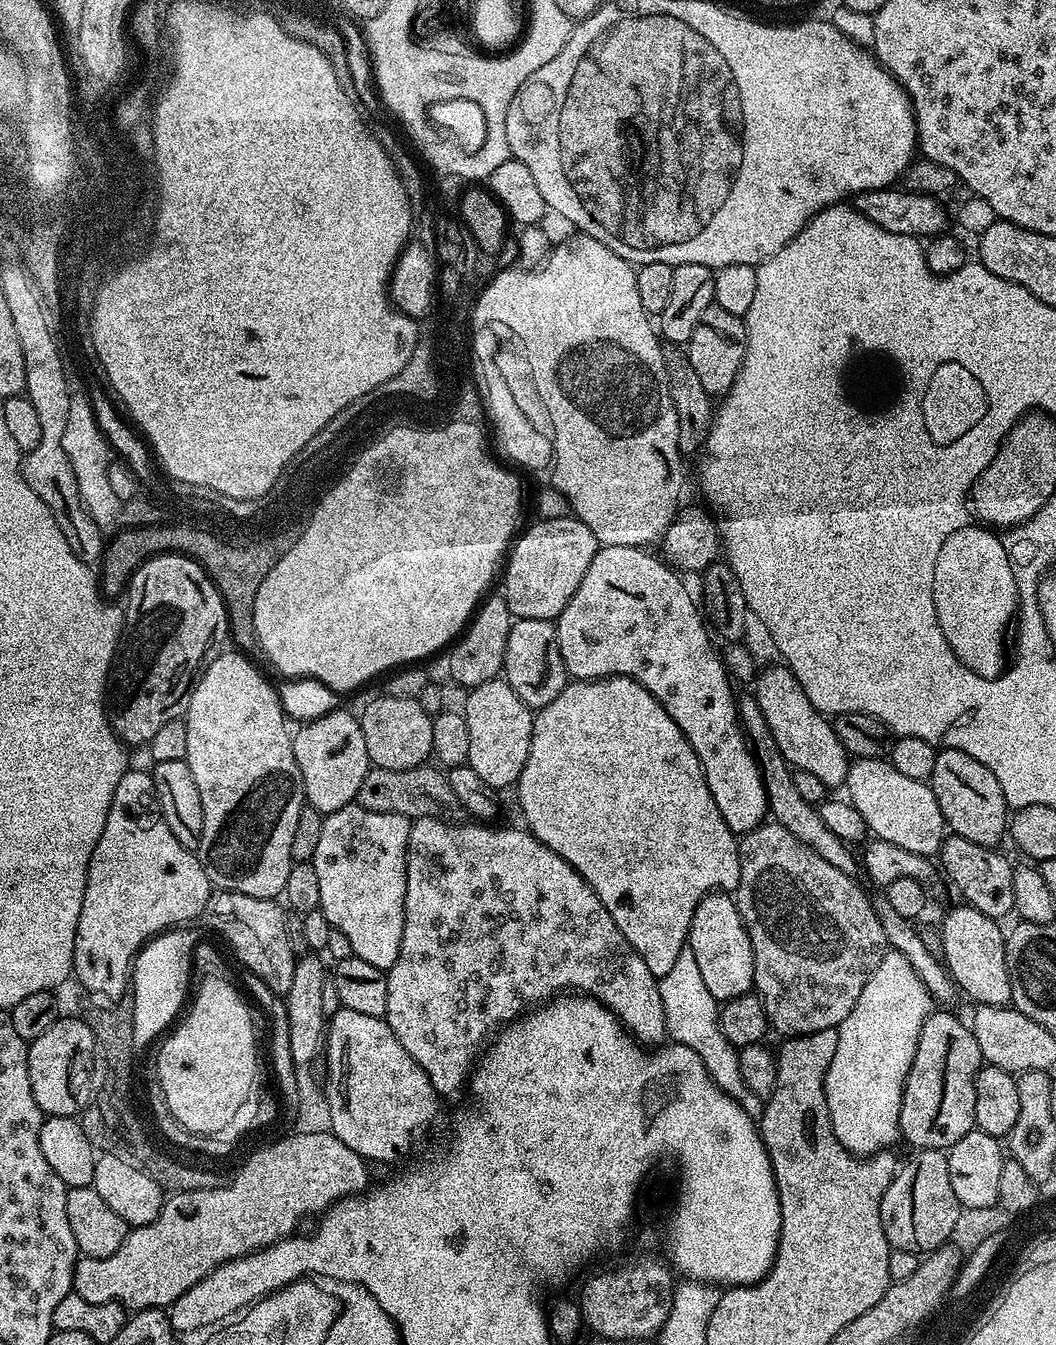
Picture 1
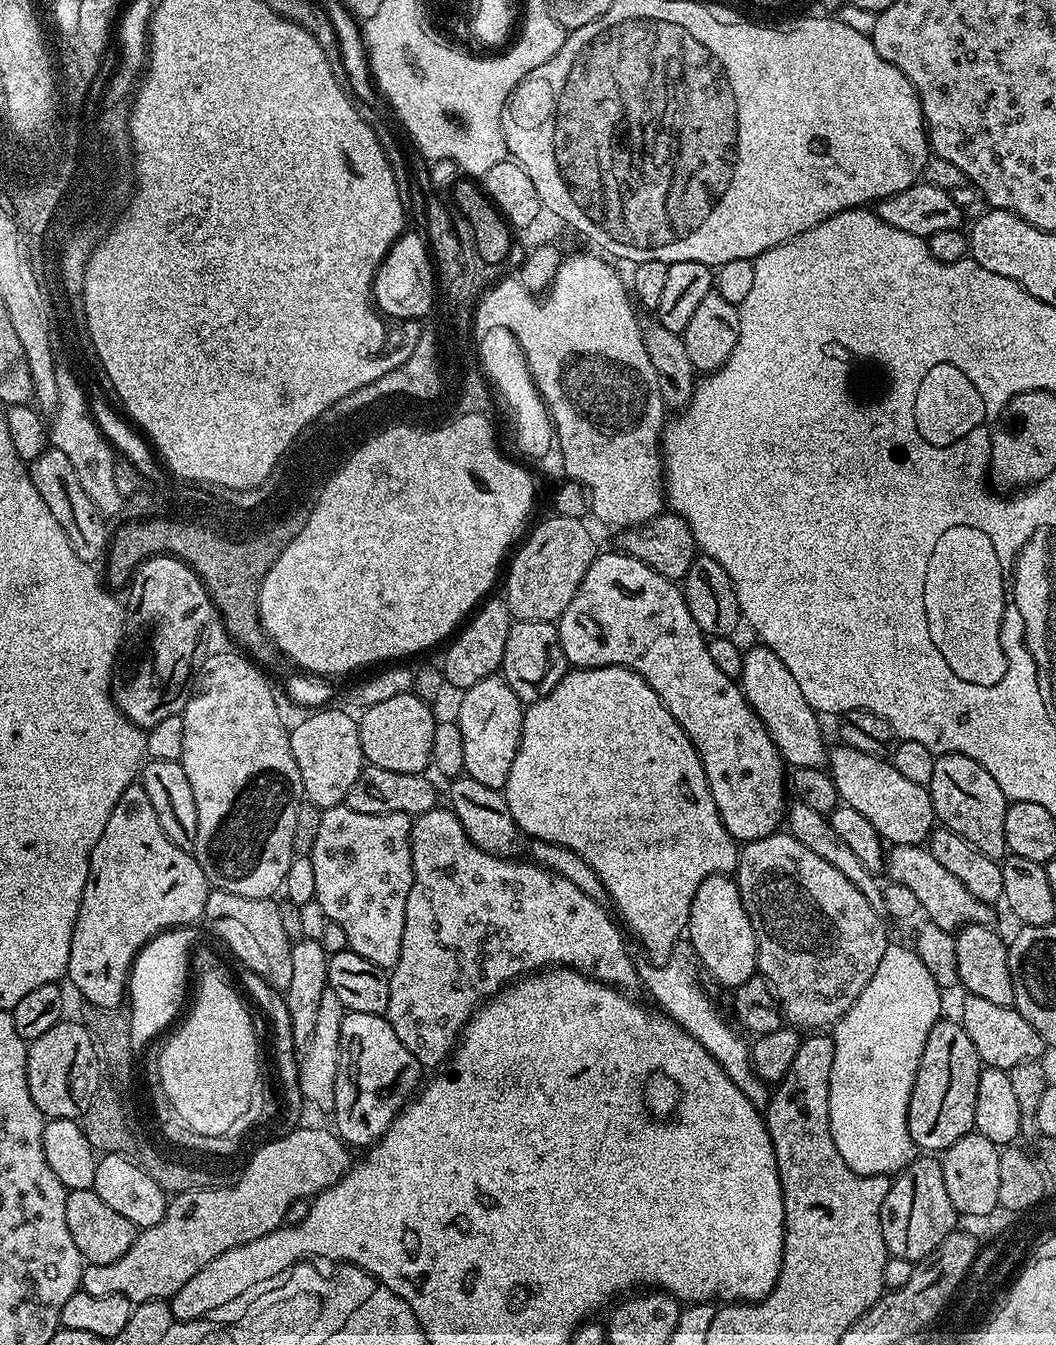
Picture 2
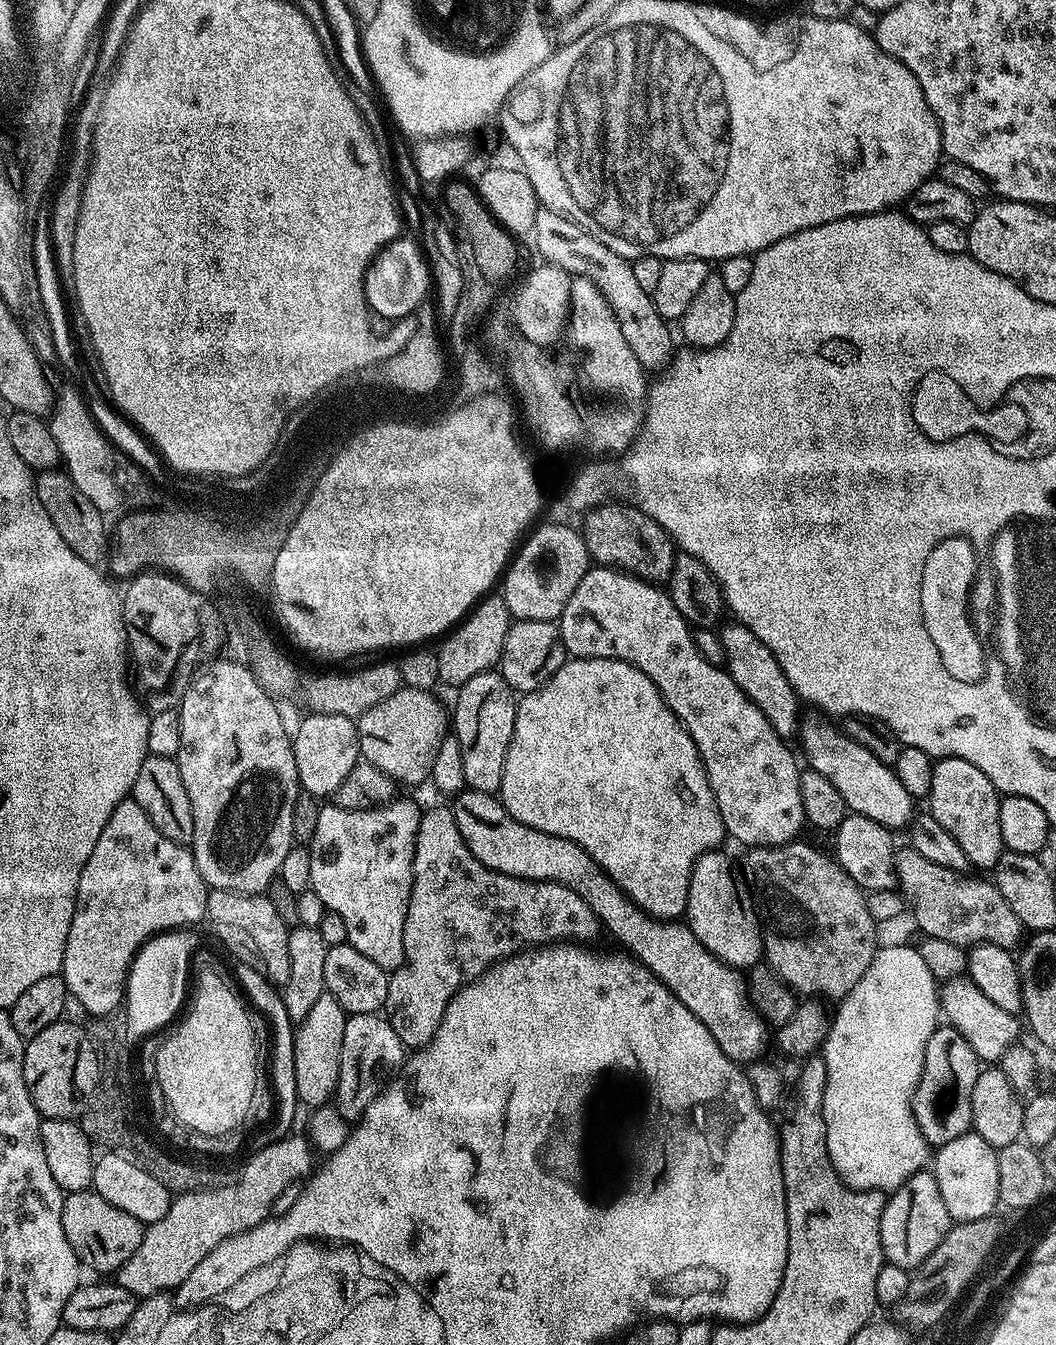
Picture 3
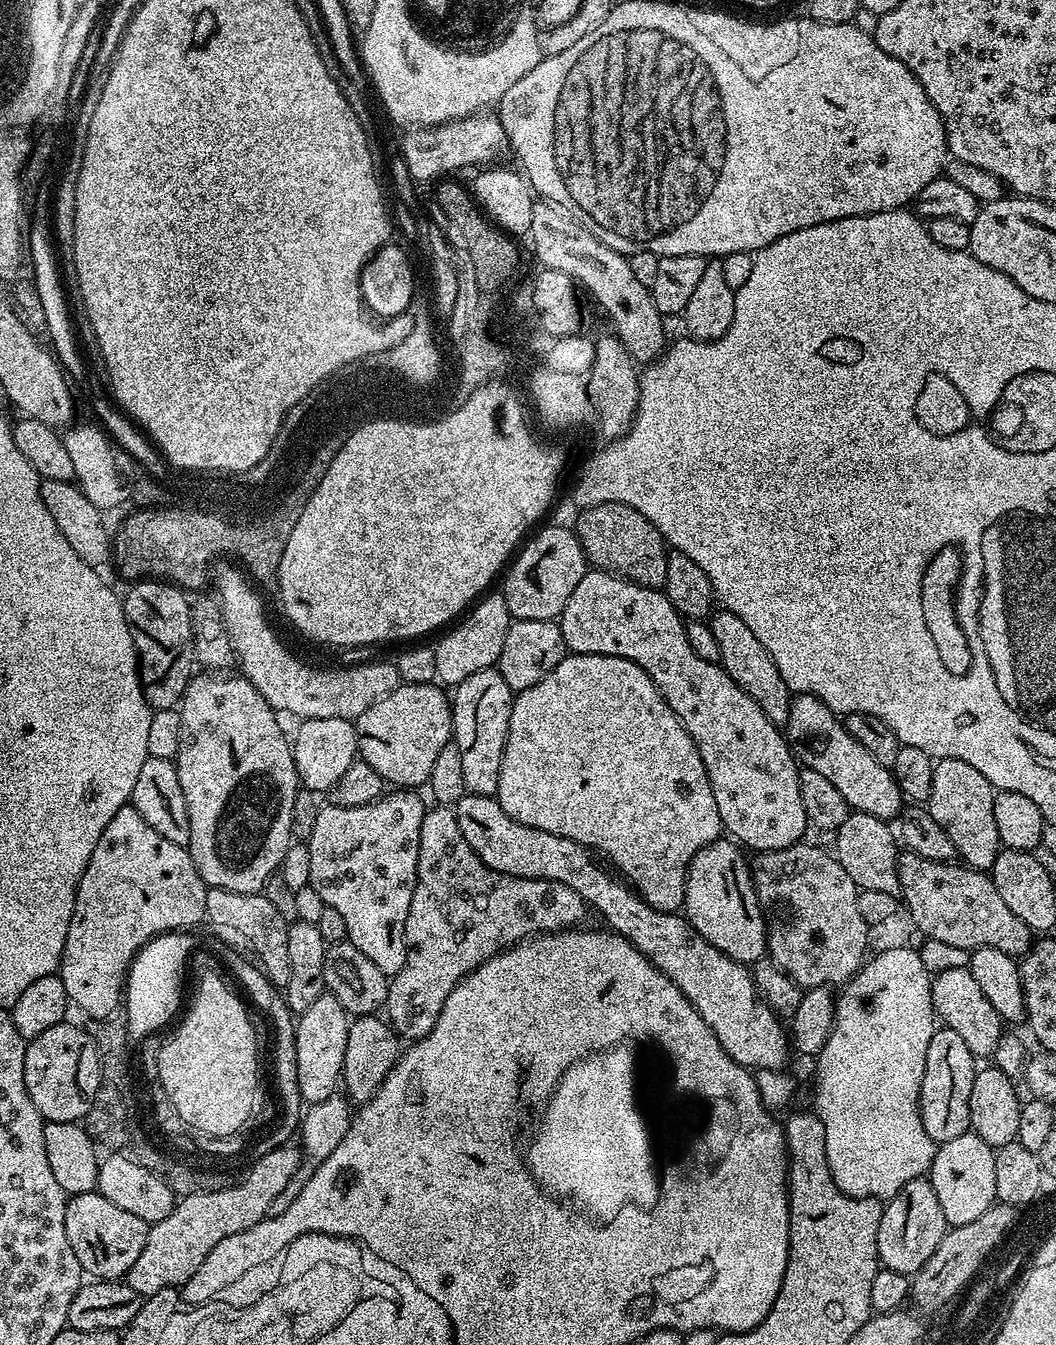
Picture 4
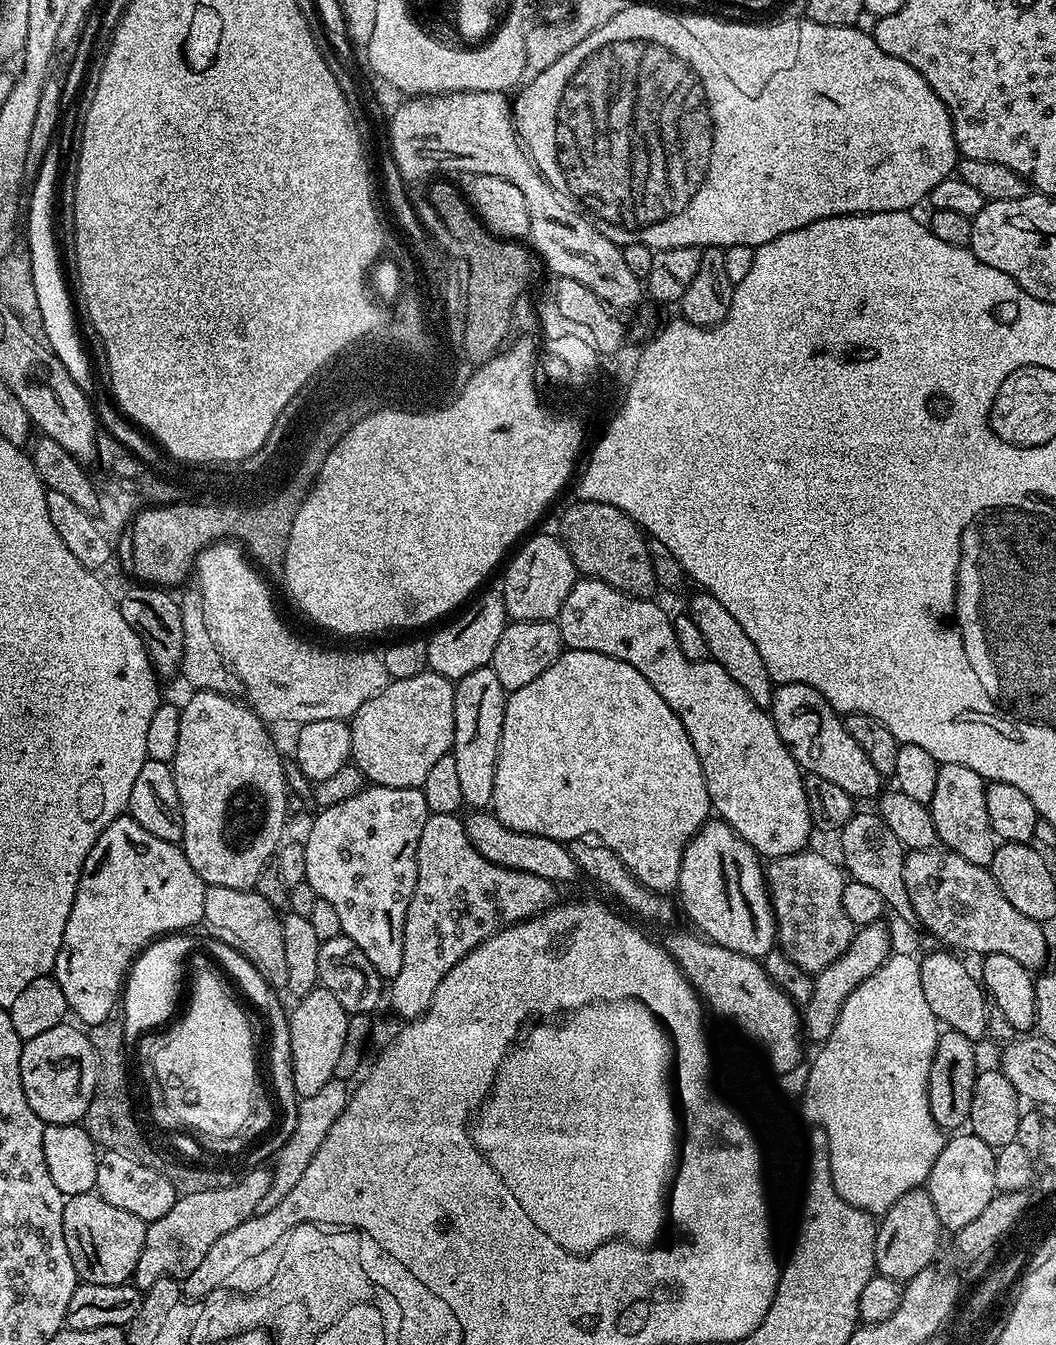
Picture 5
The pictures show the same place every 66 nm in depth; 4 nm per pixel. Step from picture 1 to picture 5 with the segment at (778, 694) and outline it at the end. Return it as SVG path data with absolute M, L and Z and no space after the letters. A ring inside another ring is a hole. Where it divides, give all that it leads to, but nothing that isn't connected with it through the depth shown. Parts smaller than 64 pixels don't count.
M706 590L697 593L692 600L690 615L694 622L698 622L698 630L702 630L706 637L709 657L720 664L722 670L726 670L726 674L730 674L730 678L734 678L734 682L738 682L738 686L750 694L750 698L754 698L759 708L771 709L774 685L768 667L762 662L762 654L758 654L758 646L750 642L748 629L742 626L738 618L734 618L730 610L726 610L722 602L718 602L716 596L711 596Z

